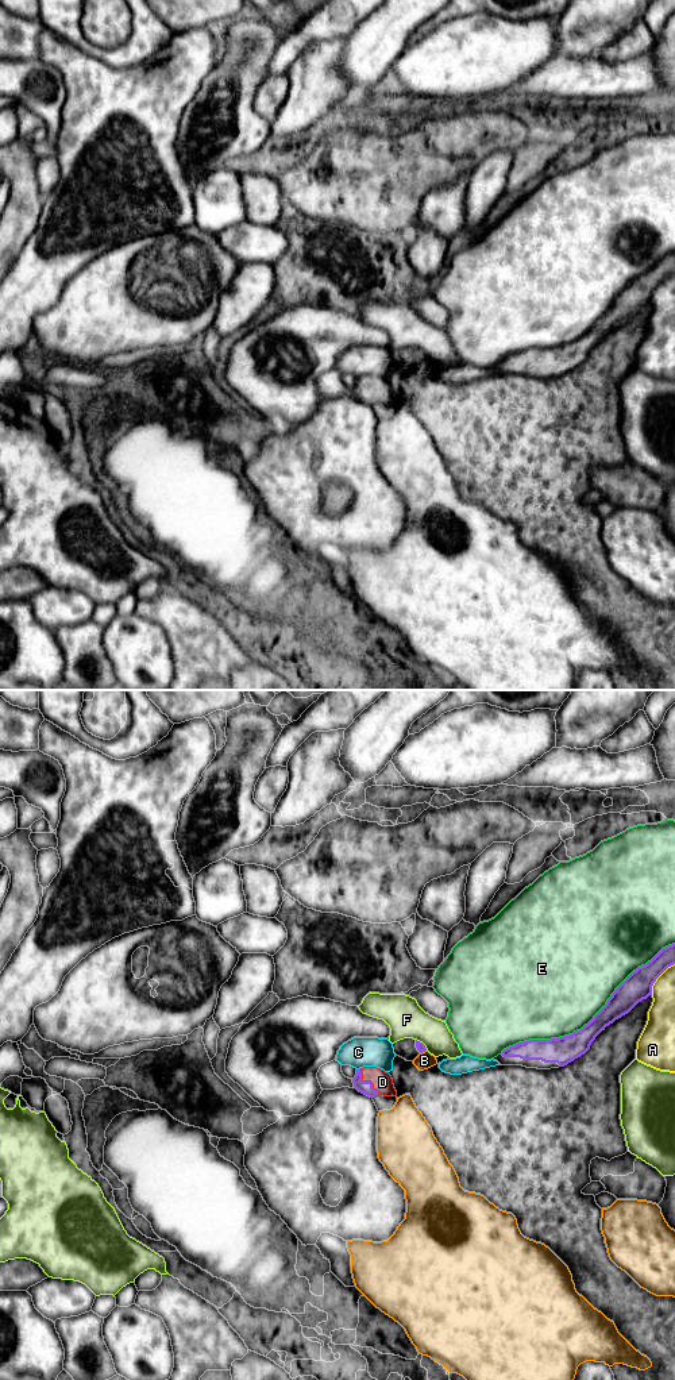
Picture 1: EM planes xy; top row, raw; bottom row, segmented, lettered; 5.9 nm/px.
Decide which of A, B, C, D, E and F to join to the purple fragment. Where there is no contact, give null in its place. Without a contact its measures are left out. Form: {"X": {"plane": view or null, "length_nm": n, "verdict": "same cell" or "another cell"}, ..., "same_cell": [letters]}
{"A": {"plane": "xy", "length_nm": 240, "verdict": "another cell"}, "B": {"plane": "xy", "length_nm": 50, "verdict": "another cell"}, "C": {"plane": "xy", "length_nm": 30, "verdict": "another cell"}, "D": {"plane": "xy", "length_nm": 200, "verdict": "same cell"}, "E": {"plane": "xy", "length_nm": 1200, "verdict": "another cell"}, "F": {"plane": "xy", "length_nm": 100, "verdict": "another cell"}, "same_cell": ["D"]}

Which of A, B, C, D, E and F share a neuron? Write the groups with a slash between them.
A / B / C / D / E / F

